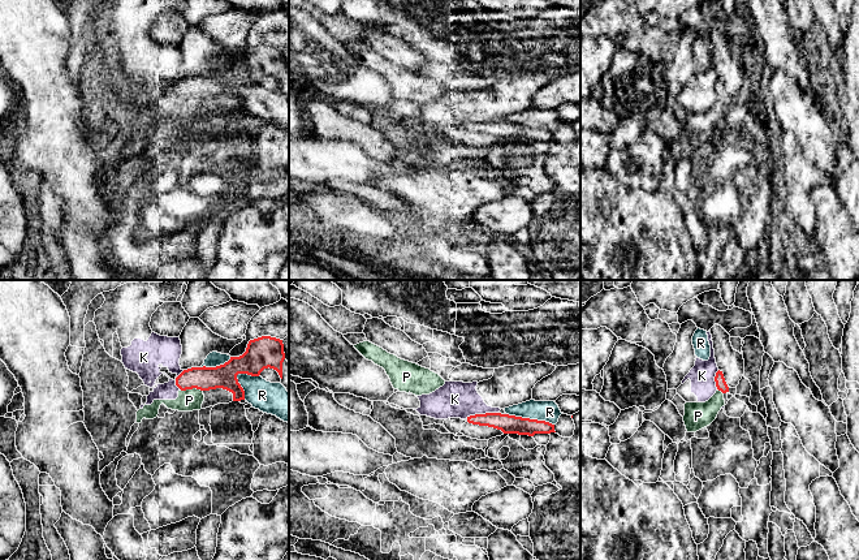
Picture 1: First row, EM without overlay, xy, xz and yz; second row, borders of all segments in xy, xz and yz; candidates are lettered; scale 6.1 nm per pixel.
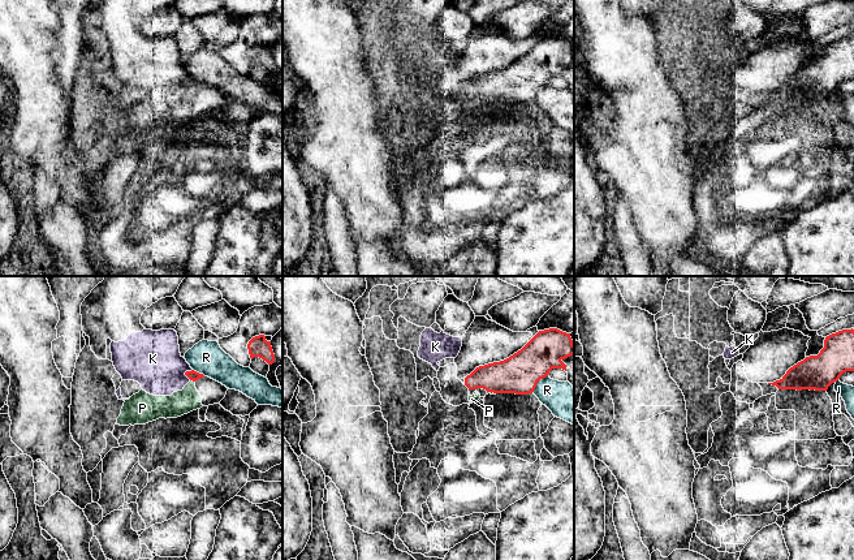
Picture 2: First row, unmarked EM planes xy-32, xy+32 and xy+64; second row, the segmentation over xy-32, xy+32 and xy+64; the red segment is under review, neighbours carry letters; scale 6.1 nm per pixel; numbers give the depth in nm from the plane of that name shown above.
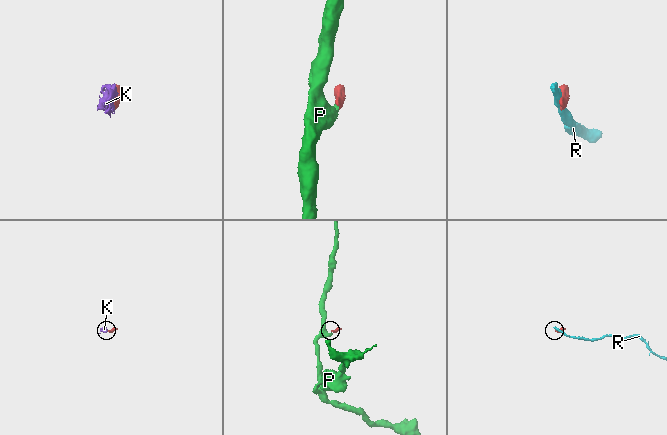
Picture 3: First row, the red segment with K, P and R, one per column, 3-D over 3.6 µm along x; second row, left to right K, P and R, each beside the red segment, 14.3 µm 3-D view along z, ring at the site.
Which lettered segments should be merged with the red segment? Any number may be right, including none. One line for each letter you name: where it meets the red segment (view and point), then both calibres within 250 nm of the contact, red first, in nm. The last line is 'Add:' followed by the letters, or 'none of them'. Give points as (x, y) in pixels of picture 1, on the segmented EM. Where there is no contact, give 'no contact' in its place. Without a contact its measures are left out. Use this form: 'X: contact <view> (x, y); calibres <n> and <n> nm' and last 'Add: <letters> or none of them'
P: contact xy (191, 388); calibres 150 and 140 nm
Add: P

